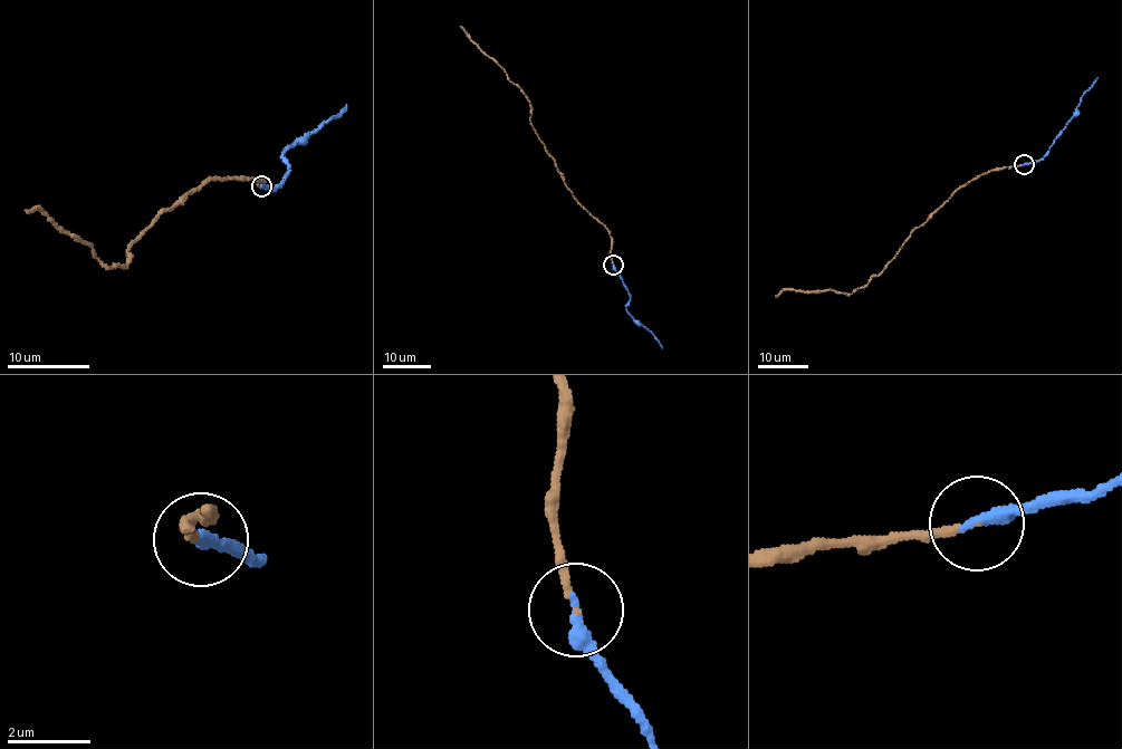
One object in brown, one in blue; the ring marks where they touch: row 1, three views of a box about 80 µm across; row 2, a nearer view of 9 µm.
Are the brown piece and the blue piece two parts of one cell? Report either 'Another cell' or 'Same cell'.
Same cell

